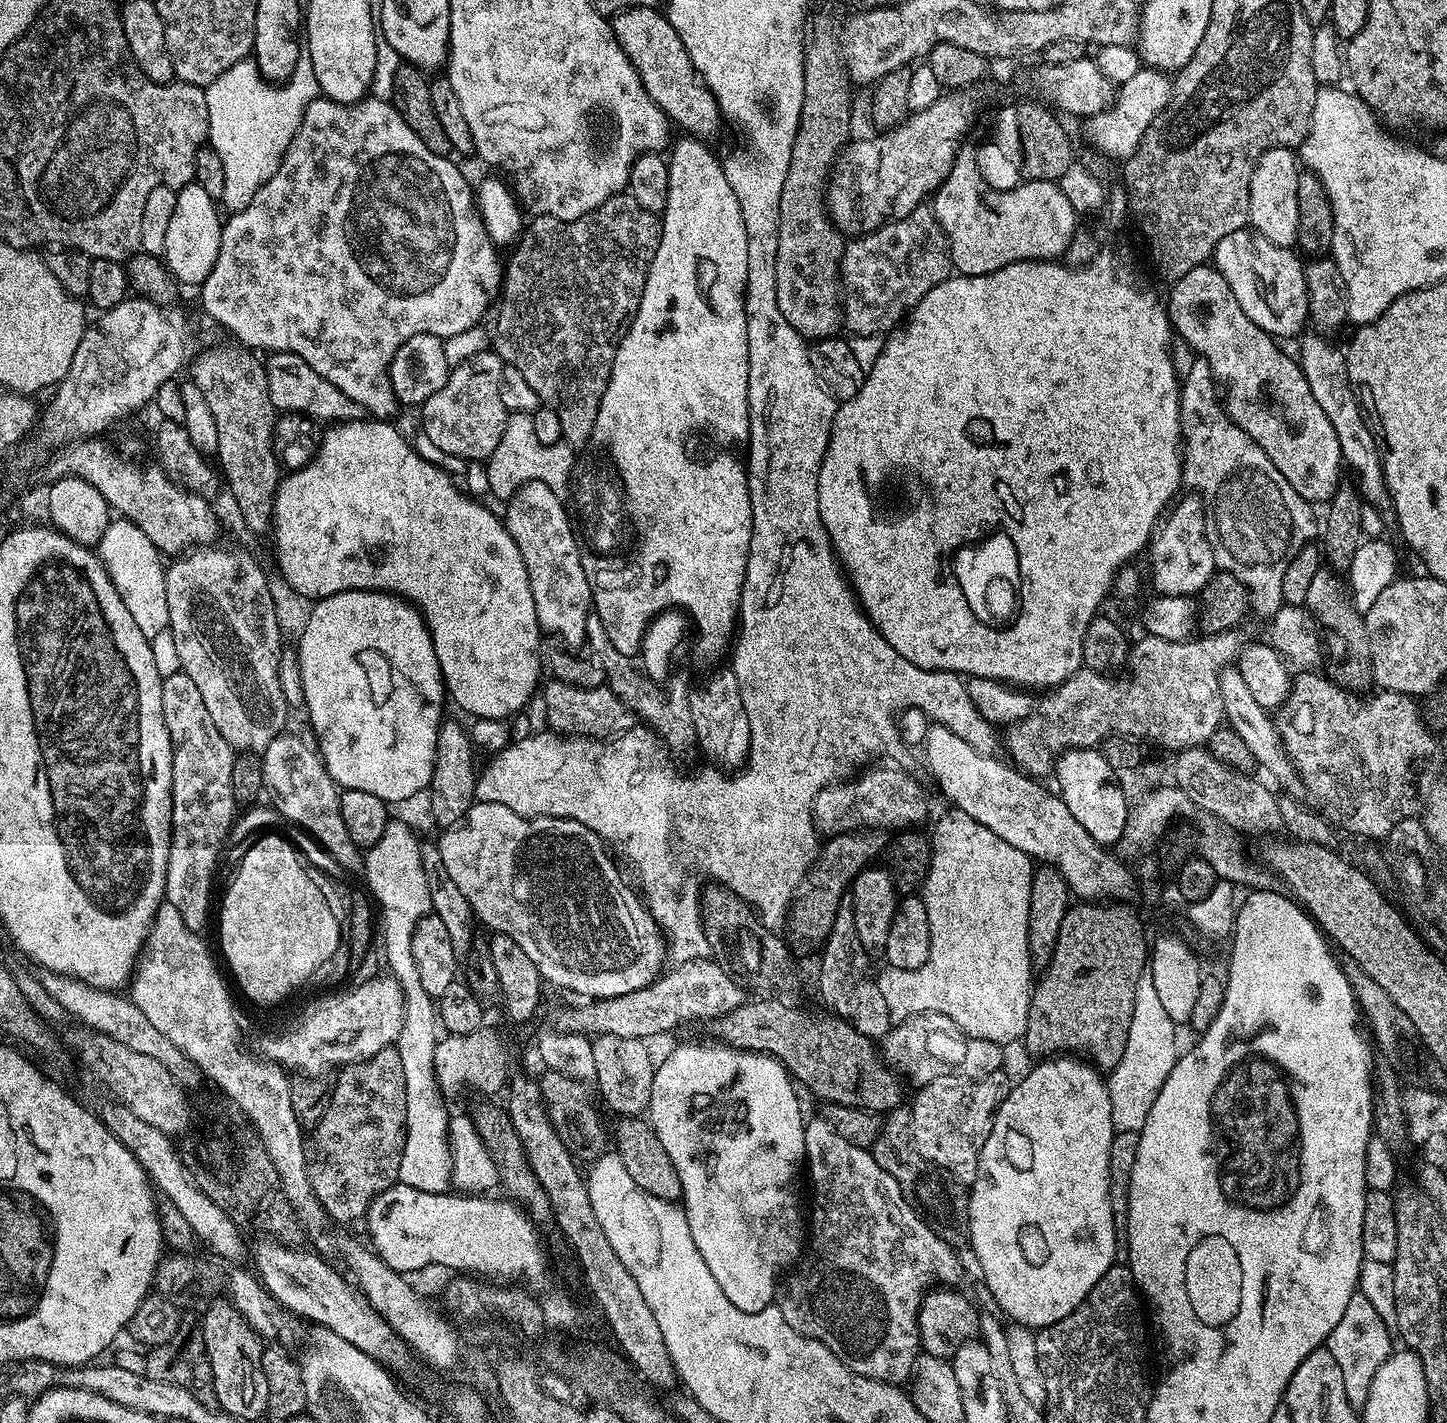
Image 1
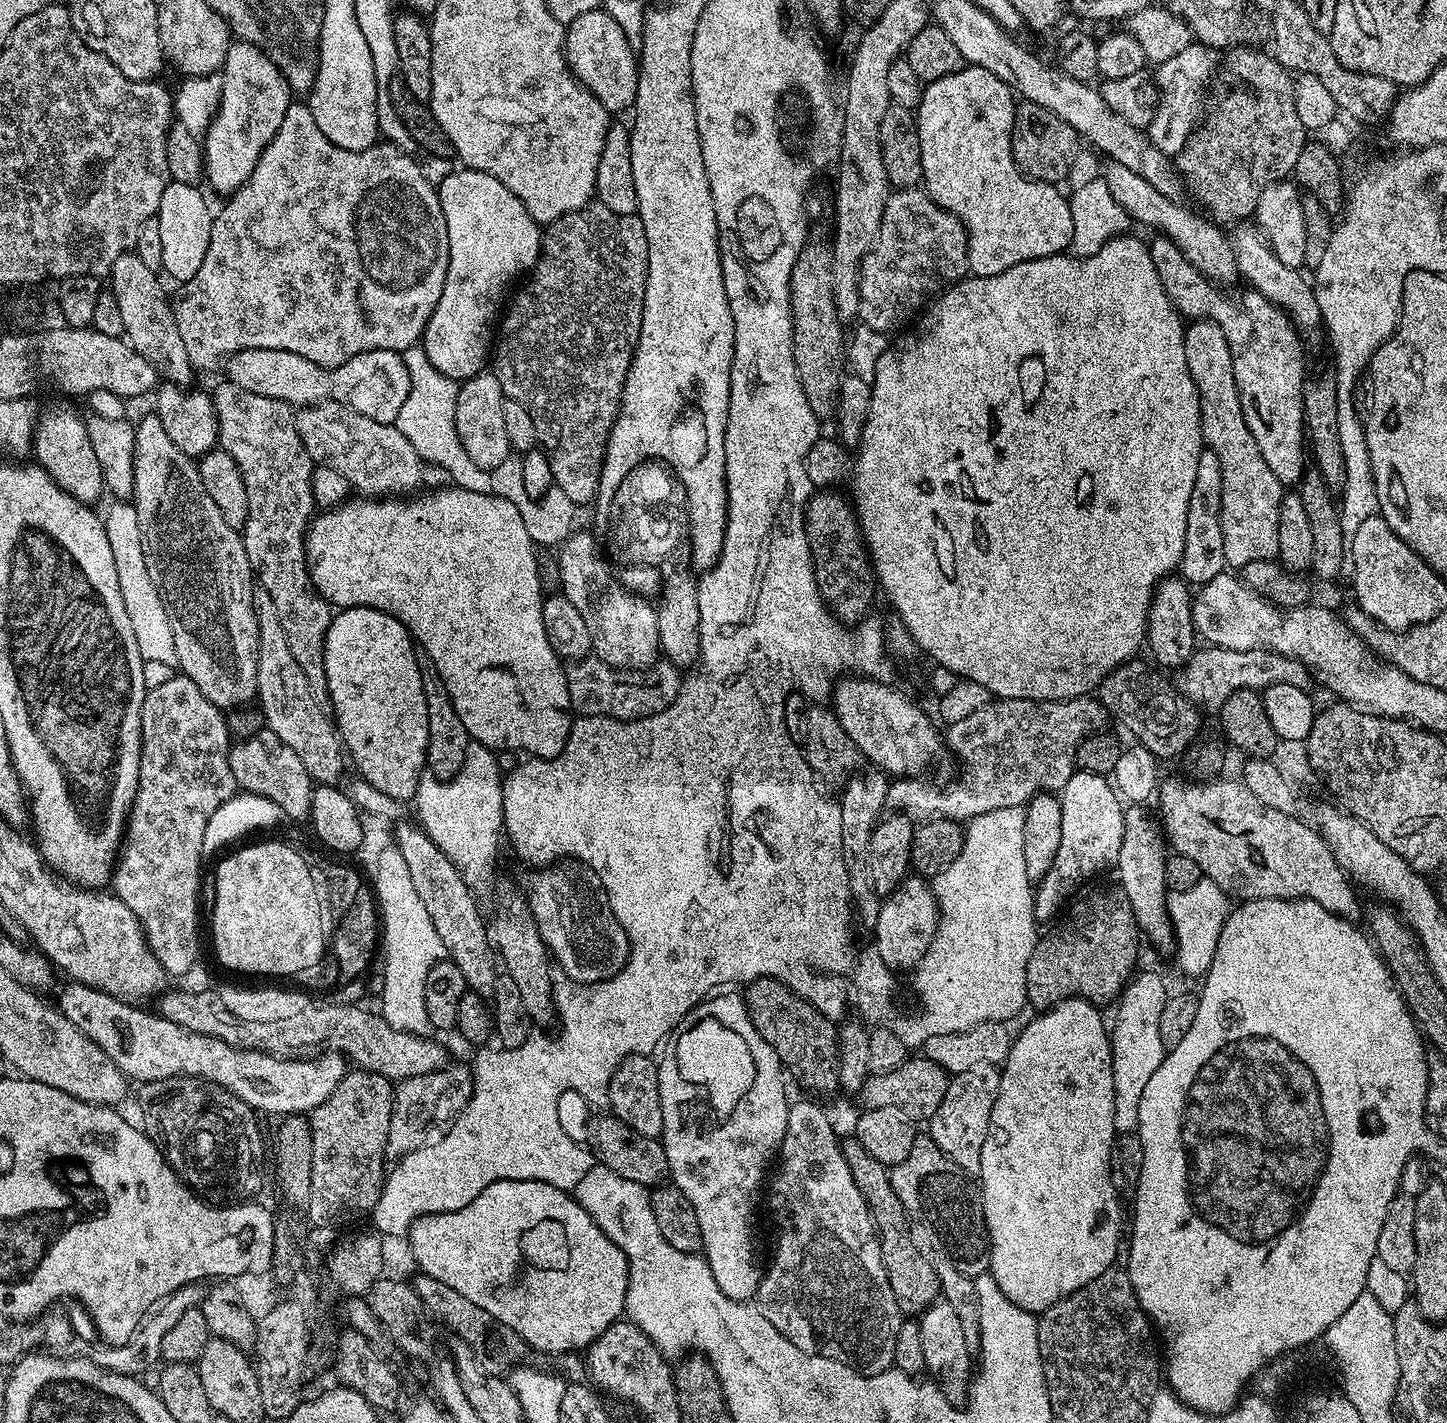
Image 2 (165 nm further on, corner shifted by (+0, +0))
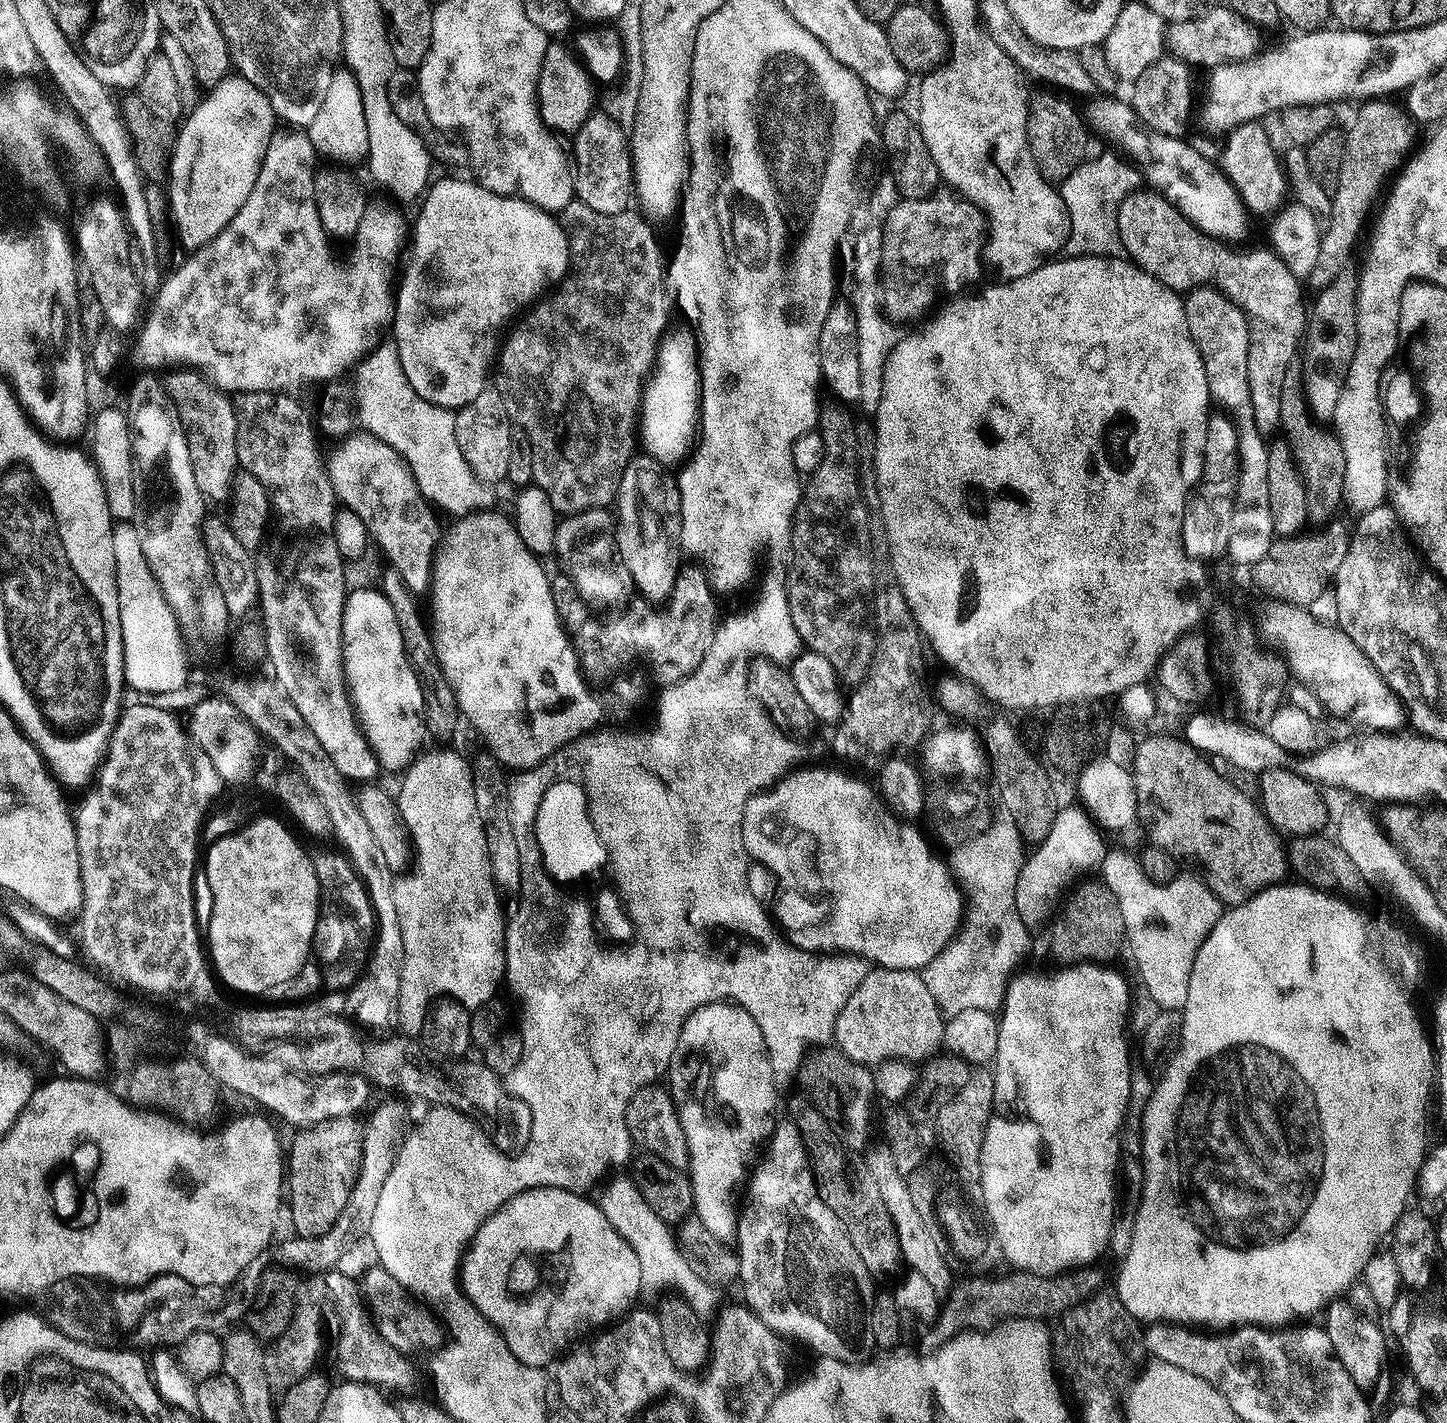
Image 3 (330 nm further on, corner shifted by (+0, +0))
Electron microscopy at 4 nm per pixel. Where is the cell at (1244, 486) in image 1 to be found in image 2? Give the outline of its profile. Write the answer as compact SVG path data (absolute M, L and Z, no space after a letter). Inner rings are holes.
M1193 320L1185 327L1184 345L1186 346L1186 366L1190 370L1190 378L1194 378L1194 386L1200 399L1200 417L1202 418L1202 434L1207 451L1216 455L1222 470L1222 506L1220 521L1222 522L1222 546L1224 562L1228 566L1239 566L1246 562L1259 560L1276 560L1278 557L1278 510L1280 500L1286 495L1279 478L1266 466L1262 454L1258 450L1258 442L1250 434L1246 426L1246 418L1242 414L1242 406L1238 398L1238 386L1234 382L1234 362L1230 358L1230 346L1226 342L1226 334L1212 320Z

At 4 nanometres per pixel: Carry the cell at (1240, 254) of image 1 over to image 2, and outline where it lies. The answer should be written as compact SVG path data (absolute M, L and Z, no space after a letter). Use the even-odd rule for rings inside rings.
M1109 163L1103 169L1102 178L1106 186L1110 186L1110 194L1114 194L1114 202L1126 210L1126 214L1133 221L1145 224L1148 228L1153 228L1153 233L1166 236L1182 250L1182 254L1187 260L1195 266L1202 276L1208 277L1209 280L1220 286L1232 284L1238 280L1236 271L1236 259L1232 253L1232 246L1227 235L1216 230L1217 225L1209 219L1195 216L1192 212L1187 212L1173 197L1166 196L1154 190L1146 178L1142 178L1134 170L1130 170L1121 164Z

